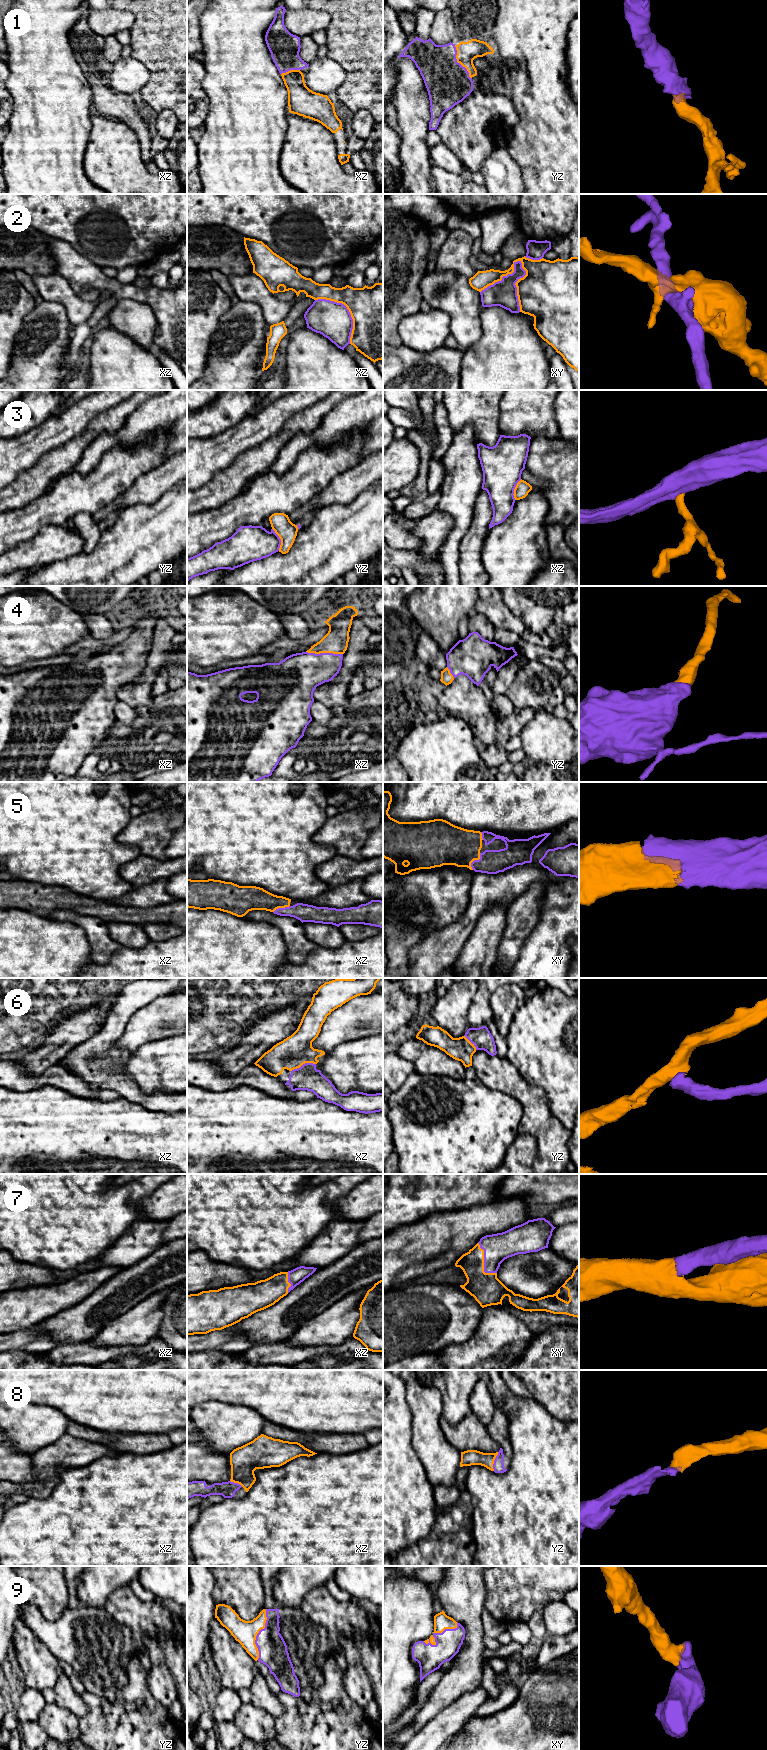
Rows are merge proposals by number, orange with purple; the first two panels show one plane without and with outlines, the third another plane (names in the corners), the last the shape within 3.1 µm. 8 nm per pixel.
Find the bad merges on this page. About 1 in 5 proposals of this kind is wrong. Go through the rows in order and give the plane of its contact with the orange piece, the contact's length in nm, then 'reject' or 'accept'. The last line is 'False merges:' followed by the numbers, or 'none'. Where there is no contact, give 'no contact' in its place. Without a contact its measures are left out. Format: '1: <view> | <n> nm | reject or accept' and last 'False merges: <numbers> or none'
1: yz | 300 nm | accept
2: xy | 420 nm | reject
3: yz | 190 nm | reject
4: xz | 300 nm | accept
5: xy | 150 nm | accept
6: xz | 220 nm | accept
7: xy | 300 nm | accept
8: yz | 160 nm | accept
9: yz | 420 nm | accept
False merges: 2, 3

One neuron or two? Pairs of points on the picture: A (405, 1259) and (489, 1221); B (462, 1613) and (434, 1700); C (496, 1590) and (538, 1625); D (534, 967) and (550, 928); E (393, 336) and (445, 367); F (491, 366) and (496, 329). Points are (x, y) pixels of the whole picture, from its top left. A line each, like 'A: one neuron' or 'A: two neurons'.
A: one neuron
B: one neuron
C: two neurons
D: one neuron
E: two neurons
F: one neuron

